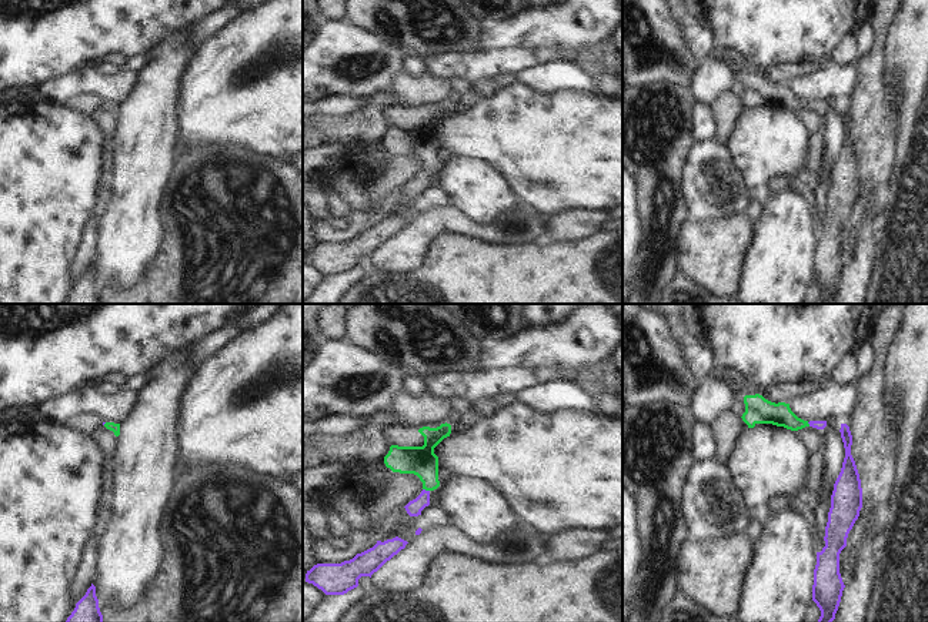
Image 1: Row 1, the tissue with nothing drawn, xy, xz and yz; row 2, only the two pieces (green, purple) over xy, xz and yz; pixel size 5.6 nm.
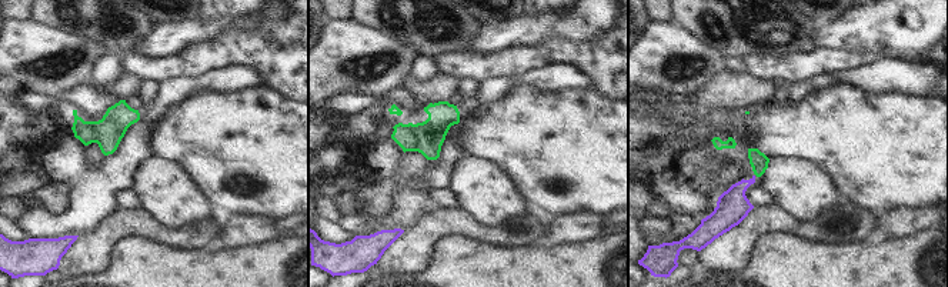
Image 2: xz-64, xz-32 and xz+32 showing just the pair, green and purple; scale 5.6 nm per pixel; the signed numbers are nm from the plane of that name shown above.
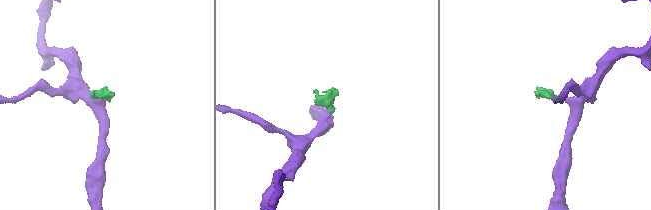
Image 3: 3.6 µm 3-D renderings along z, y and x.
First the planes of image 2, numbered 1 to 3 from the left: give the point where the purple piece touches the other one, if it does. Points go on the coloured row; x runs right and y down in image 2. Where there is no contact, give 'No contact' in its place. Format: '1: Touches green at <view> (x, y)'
1: No contact
2: No contact
3: No contact

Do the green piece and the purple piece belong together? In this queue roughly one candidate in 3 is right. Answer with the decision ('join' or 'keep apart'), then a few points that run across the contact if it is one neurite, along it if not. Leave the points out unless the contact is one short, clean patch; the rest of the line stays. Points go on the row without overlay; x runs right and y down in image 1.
join; line xz (421, 141), (426, 147), (426, 170), (424, 177), (414, 187)

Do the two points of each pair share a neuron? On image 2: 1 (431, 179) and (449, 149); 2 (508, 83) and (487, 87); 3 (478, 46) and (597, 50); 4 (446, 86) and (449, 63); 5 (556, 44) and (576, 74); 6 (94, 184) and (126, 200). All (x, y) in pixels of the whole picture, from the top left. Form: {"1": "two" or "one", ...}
{"1": "one", "2": "one", "3": "two", "4": "two", "5": "two", "6": "two"}

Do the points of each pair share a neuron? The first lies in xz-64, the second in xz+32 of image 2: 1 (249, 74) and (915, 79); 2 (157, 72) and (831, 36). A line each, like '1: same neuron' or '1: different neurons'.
1: same neuron
2: different neurons

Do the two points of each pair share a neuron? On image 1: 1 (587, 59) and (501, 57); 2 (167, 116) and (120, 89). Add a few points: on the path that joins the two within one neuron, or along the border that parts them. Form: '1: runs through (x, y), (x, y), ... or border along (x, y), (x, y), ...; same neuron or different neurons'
1: runs through (566, 53), (523, 57); same neuron
2: border along (139, 73), (134, 90), (120, 106); different neurons

